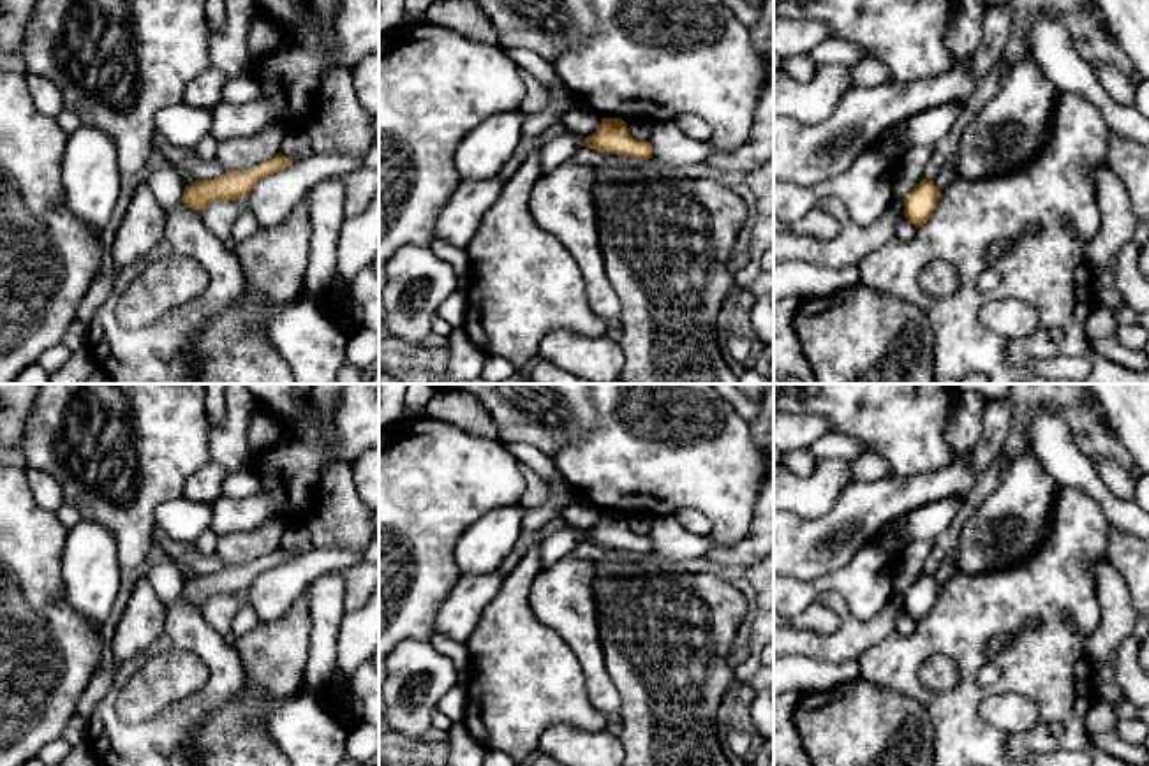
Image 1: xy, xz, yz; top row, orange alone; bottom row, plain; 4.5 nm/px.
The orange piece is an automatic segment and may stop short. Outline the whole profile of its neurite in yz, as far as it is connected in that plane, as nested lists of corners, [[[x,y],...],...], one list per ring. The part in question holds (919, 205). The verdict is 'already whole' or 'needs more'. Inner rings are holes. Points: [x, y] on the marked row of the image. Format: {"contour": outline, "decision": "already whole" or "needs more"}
{"contour": [[[922,180],[904,199],[904,217],[916,229],[922,227],[938,206],[941,190],[932,180]]], "decision": "already whole"}

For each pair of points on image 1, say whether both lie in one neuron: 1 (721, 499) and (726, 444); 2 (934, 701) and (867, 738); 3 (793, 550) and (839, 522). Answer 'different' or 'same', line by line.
1: same
2: different
3: same

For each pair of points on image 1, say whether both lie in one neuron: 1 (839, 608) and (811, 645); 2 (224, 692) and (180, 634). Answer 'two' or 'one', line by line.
1: one
2: one

